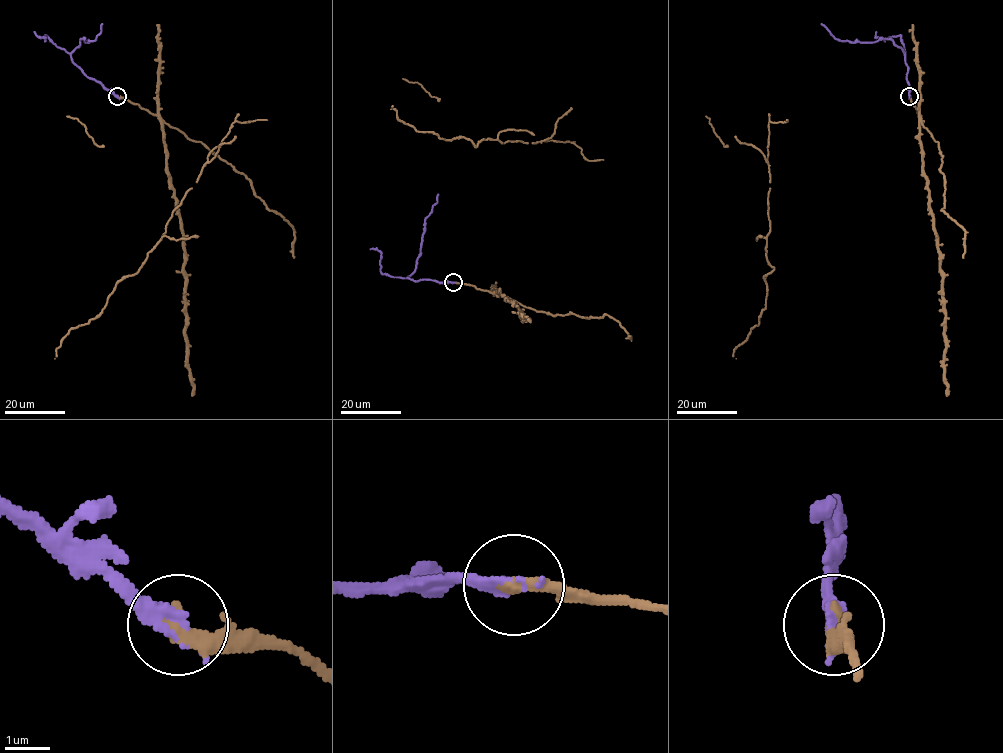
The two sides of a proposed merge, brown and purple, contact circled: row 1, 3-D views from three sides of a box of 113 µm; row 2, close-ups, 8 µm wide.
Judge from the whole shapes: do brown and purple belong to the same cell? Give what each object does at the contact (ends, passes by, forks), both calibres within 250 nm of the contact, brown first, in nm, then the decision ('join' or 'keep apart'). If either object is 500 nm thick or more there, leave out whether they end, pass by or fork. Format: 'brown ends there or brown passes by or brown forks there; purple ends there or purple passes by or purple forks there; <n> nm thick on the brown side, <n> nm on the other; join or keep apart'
brown ends there; purple ends there; 360 nm thick on the brown side, 360 nm on the other; join

